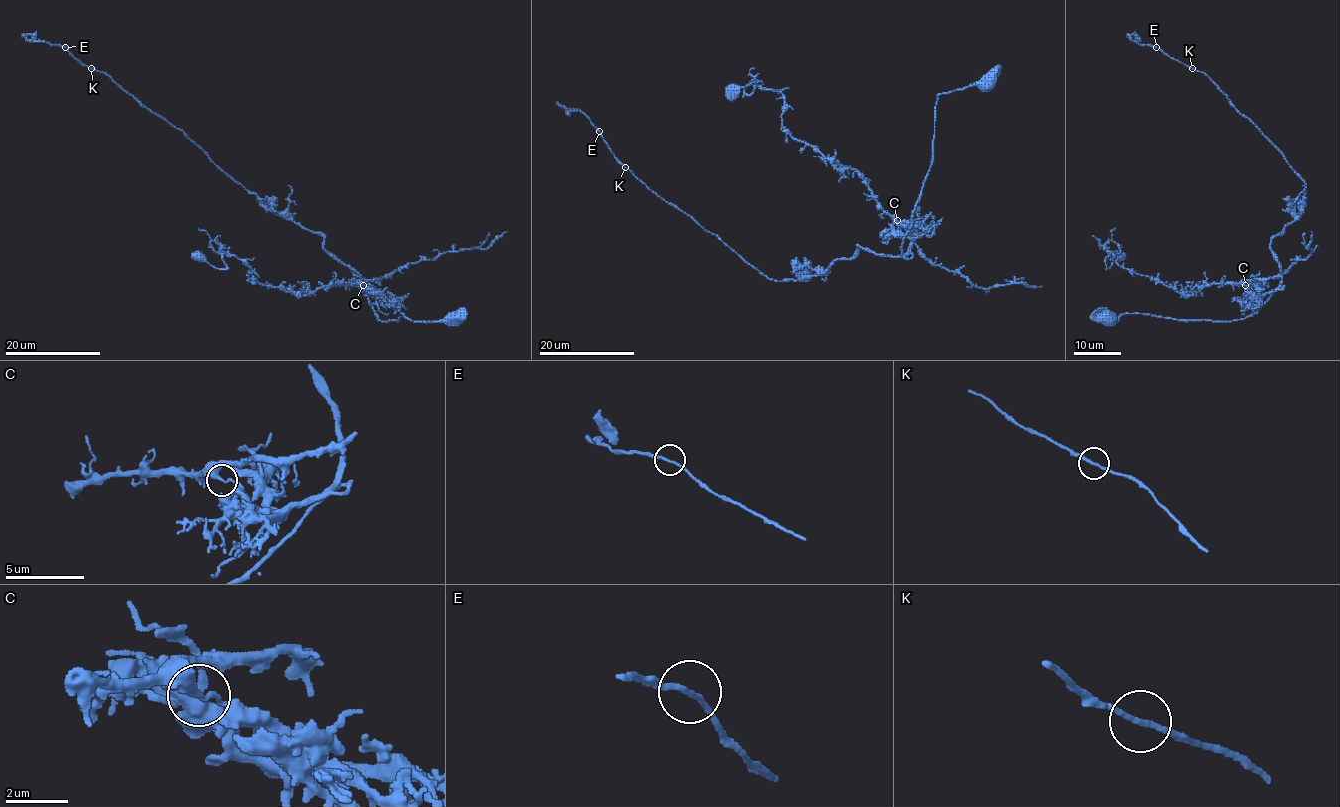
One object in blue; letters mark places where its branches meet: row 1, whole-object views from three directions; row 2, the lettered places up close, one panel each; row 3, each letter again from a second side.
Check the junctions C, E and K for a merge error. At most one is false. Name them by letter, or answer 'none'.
C

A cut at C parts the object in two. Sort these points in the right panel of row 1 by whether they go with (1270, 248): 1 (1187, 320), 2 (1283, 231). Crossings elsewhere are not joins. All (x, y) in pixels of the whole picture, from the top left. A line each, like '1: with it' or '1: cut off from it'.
1: with it
2: with it

